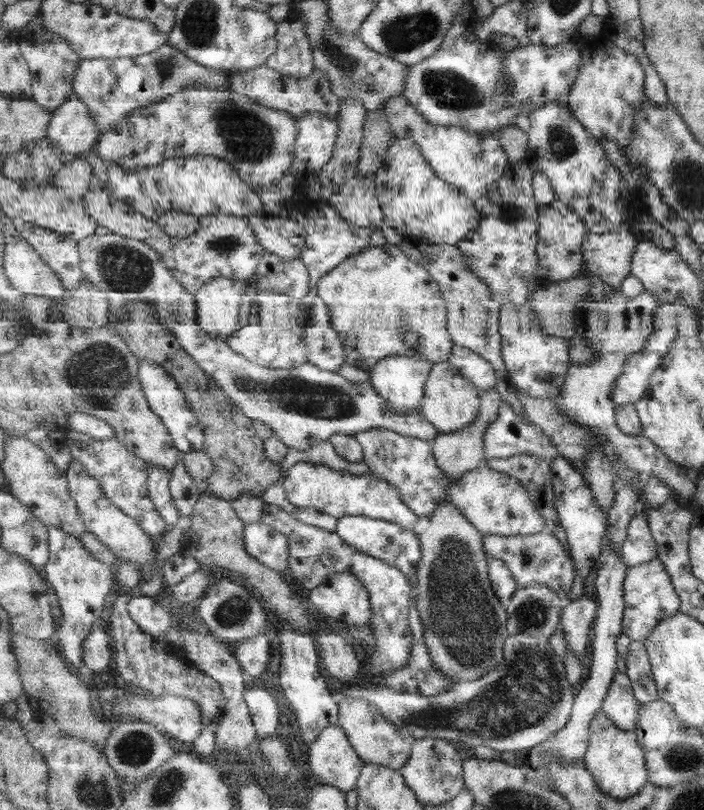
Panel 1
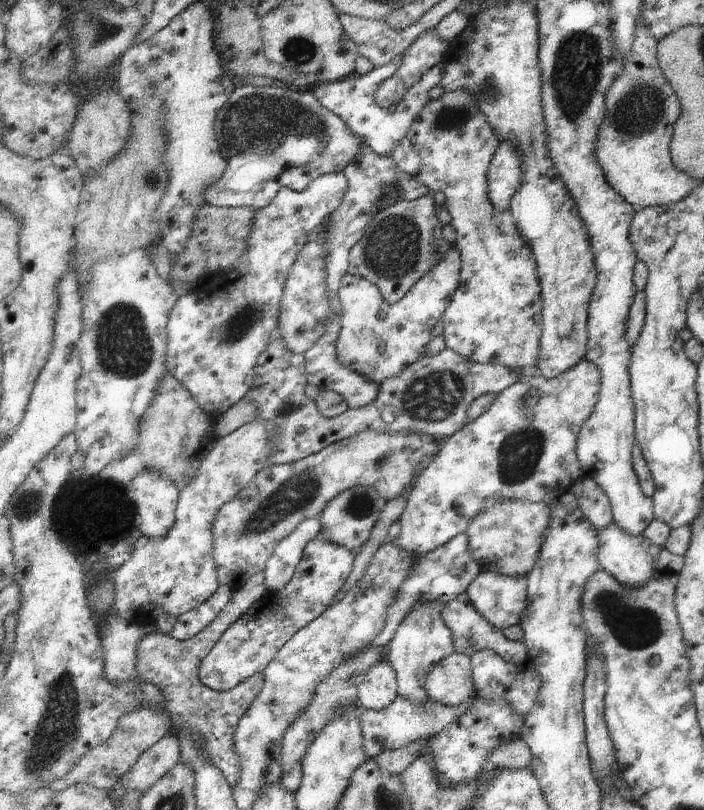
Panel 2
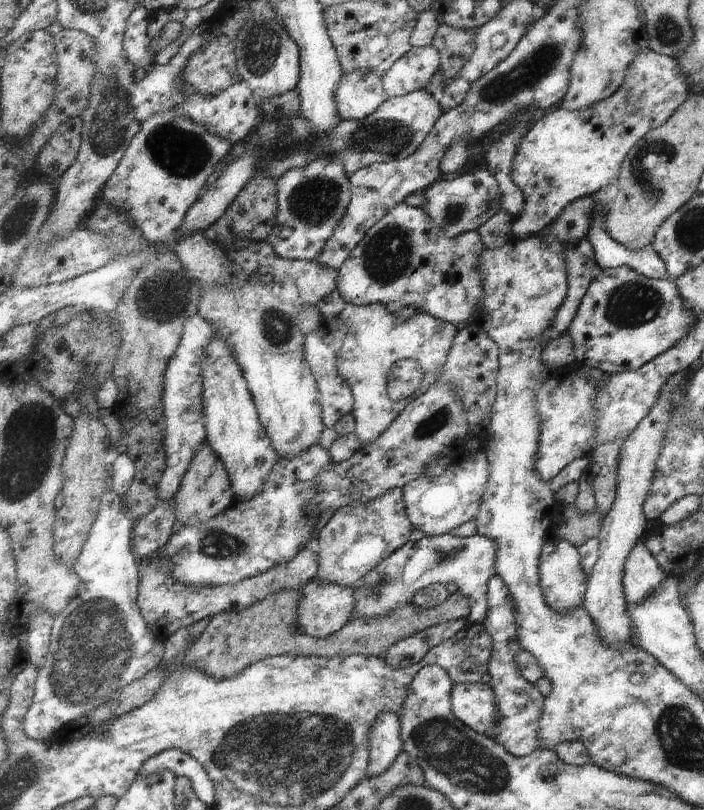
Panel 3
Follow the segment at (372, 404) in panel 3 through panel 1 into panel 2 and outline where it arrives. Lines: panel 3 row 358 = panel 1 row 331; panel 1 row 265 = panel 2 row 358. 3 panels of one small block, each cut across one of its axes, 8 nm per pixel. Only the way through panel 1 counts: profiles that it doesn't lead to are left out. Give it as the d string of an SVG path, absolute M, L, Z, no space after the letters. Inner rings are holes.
M455 245L439 265L413 286L413 292L395 305L385 301L372 281L349 272L345 274L339 290L342 305L342 330L337 342L340 361L379 384L402 374L415 361L425 357L423 350L433 338L431 330L444 319L460 288L461 276L462 257Z

